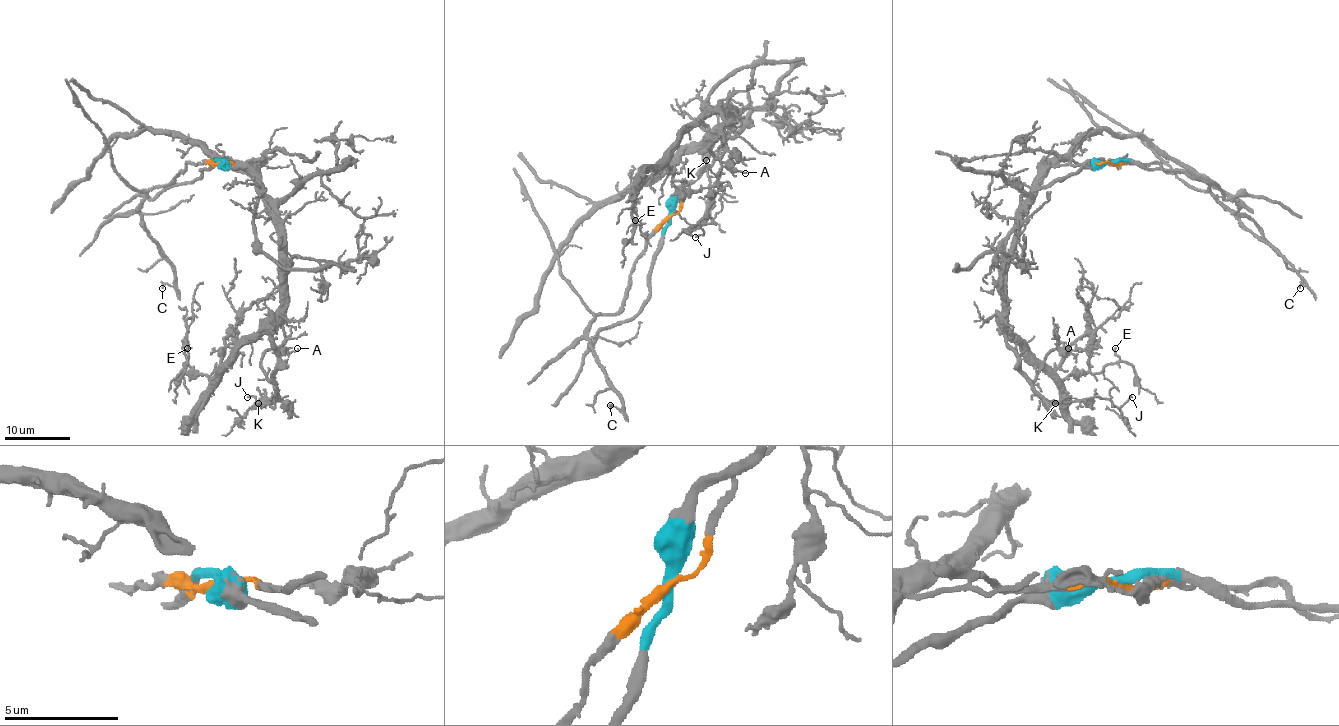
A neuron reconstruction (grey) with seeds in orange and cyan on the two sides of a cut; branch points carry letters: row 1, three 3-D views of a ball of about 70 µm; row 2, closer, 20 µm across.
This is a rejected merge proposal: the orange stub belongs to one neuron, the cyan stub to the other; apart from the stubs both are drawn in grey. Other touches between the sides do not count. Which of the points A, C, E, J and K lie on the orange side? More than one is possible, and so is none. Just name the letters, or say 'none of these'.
C

